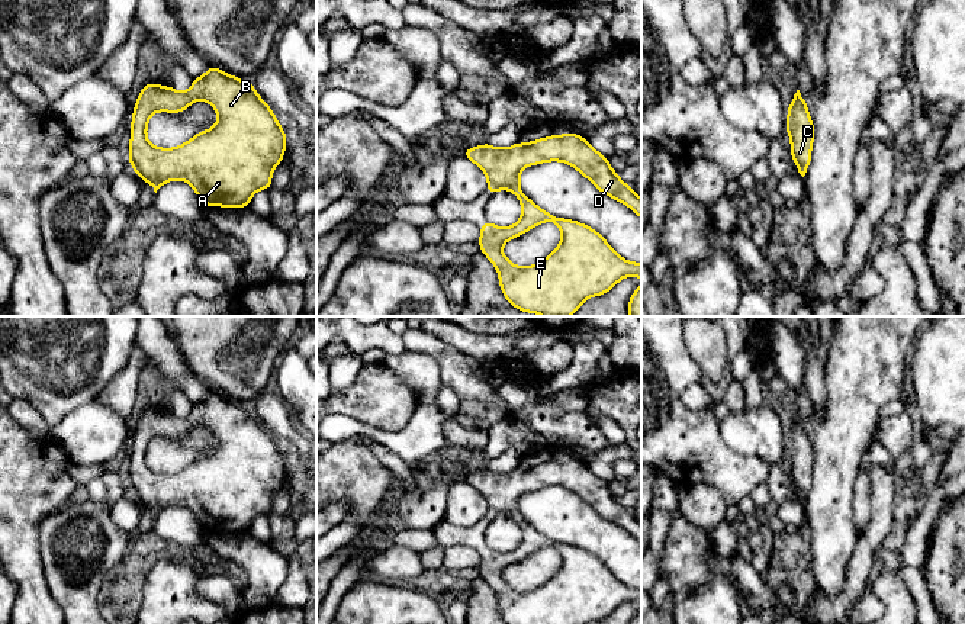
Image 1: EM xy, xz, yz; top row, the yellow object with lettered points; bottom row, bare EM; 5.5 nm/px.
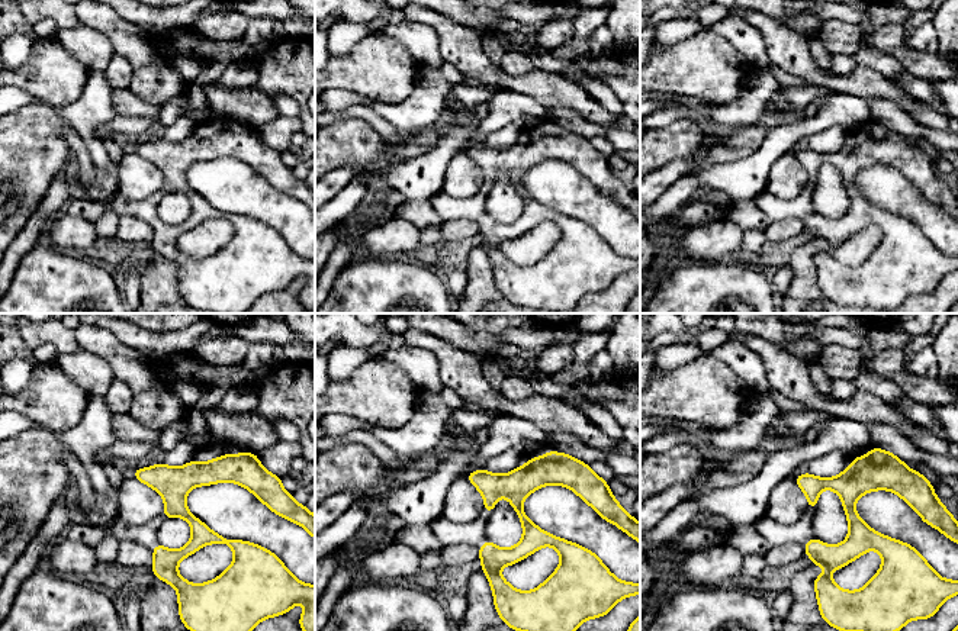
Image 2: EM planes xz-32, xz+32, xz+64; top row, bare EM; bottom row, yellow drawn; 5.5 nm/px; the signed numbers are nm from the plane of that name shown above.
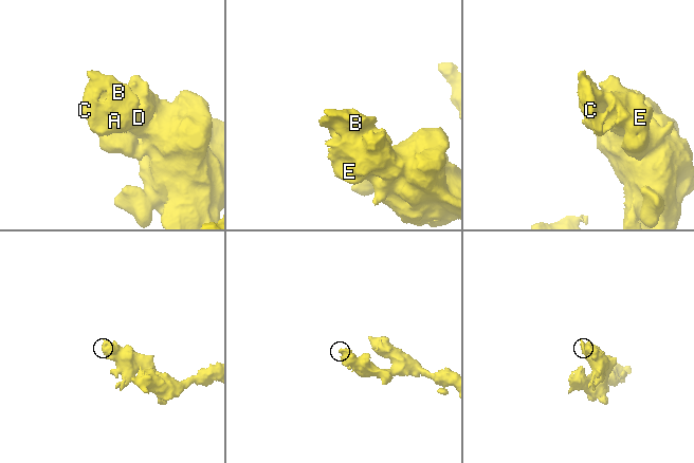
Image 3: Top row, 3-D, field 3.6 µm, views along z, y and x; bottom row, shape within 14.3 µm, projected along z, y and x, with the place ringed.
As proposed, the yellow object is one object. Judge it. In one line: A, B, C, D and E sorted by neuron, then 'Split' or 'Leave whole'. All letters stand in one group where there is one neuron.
Groups: A B C D E. Leave whole

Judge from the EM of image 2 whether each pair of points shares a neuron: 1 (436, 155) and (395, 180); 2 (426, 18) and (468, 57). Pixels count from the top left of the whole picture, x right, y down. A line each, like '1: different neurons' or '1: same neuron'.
1: same neuron
2: same neuron

